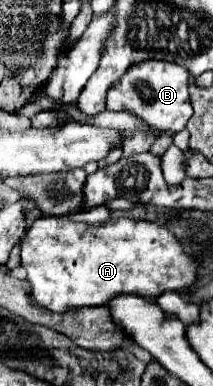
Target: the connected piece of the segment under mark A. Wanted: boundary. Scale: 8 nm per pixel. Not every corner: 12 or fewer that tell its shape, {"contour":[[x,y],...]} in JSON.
{"contour":[[42,216],[20,238],[52,312],[182,292],[196,262],[156,222]]}

